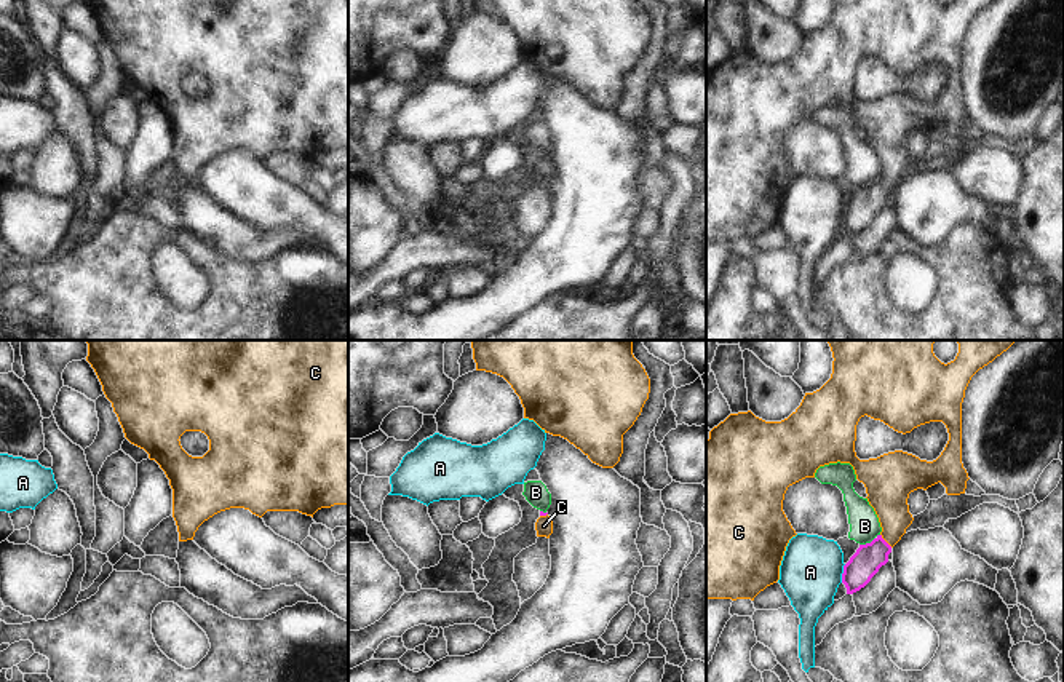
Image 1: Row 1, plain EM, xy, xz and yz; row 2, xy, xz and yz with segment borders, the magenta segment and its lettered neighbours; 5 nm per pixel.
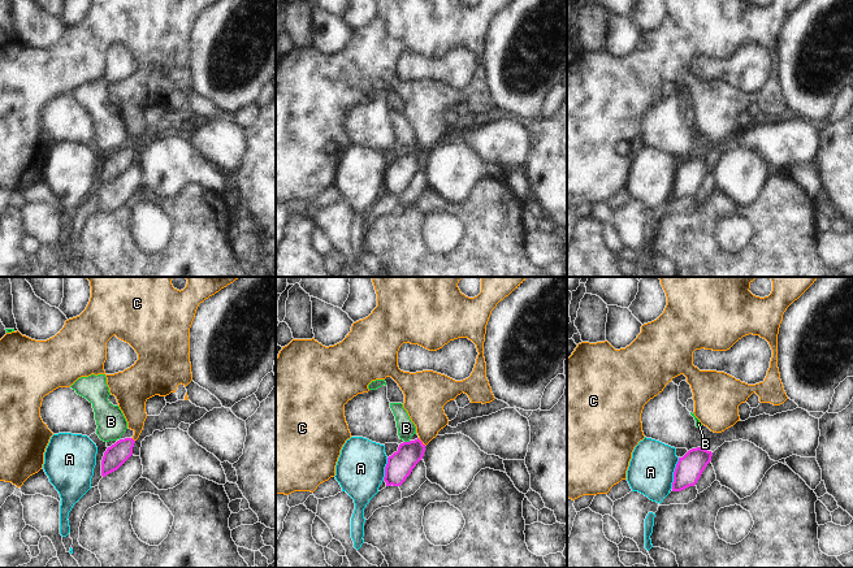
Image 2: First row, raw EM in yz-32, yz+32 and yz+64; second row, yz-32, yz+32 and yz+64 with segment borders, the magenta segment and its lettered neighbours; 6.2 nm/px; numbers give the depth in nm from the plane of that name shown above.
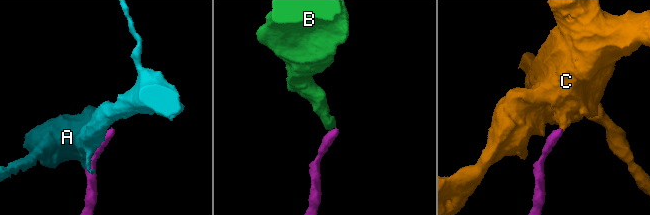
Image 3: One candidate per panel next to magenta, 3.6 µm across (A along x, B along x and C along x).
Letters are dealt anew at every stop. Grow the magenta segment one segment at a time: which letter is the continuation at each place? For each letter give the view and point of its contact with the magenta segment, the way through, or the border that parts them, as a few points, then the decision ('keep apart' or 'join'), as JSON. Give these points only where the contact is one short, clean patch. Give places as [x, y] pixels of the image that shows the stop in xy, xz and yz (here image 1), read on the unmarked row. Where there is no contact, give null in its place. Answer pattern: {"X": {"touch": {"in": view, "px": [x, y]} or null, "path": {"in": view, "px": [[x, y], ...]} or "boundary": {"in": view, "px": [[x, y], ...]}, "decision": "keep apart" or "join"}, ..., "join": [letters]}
{"A": {"touch": {"in": "yz", "px": [842, 216]}, "boundary": {"in": "yz", "px": [[845, 206], [841, 224]]}, "decision": "keep apart"}, "B": {"touch": {"in": "yz", "px": [871, 184]}, "boundary": {"in": "yz", "px": [[879, 176], [860, 187]]}, "decision": "keep apart"}, "C": {"touch": {"in": "yz", "px": [884, 182]}, "path": {"in": "yz", "px": [[869, 200], [884, 182], [887, 133]]}, "decision": "join"}, "join": ["C"]}

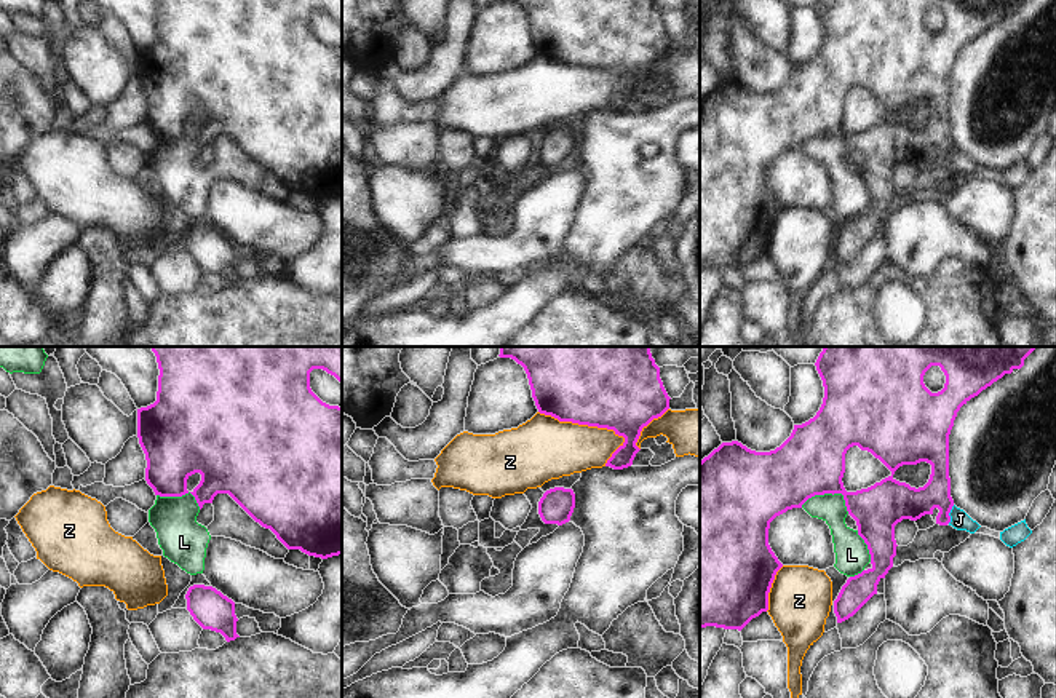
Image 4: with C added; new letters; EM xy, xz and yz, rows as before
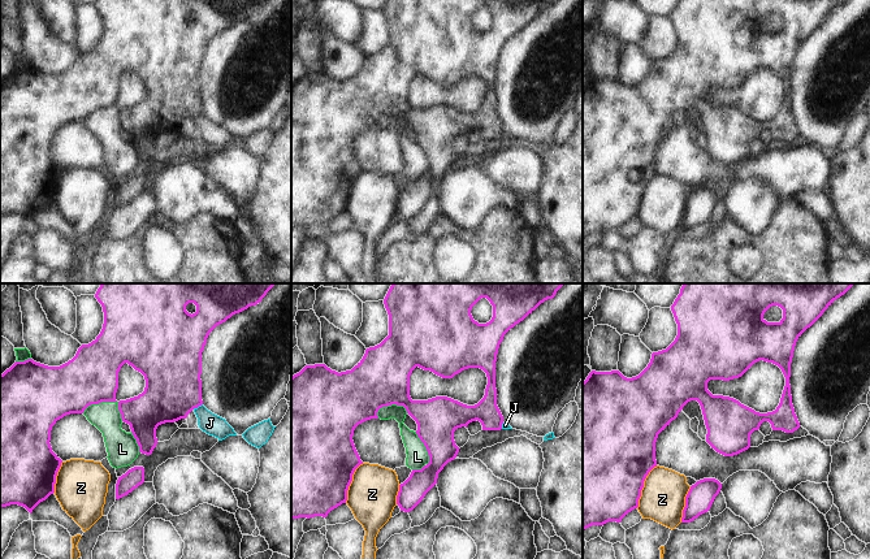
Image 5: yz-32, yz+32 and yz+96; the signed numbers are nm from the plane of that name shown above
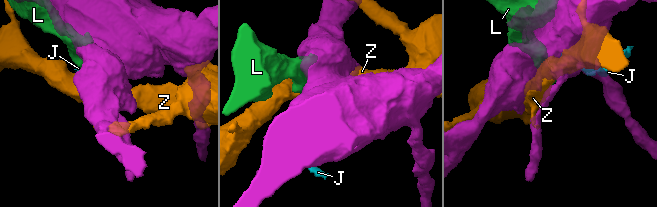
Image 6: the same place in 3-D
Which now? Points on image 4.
{"J": {"touch": {"in": "yz", "px": [948, 157]}, "decision": "keep apart"}, "L": {"touch": {"in": "yz", "px": [831, 134]}, "decision": "keep apart"}, "Z": {"touch": {"in": "xz", "px": [583, 66]}, "decision": "keep apart"}, "join": []}

